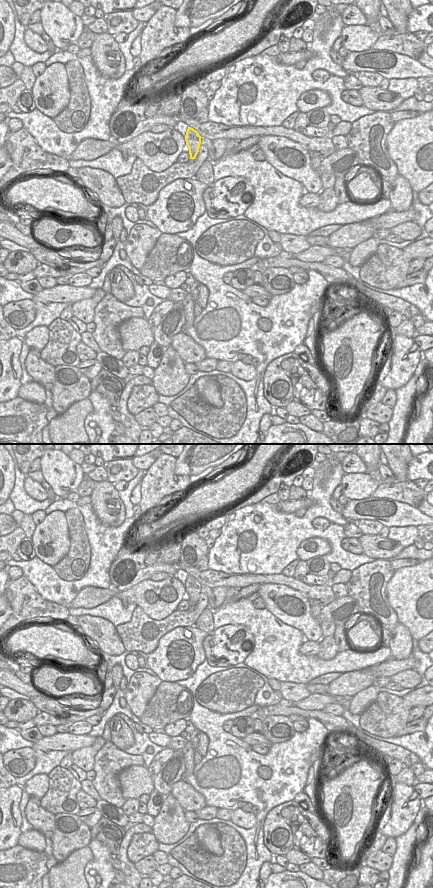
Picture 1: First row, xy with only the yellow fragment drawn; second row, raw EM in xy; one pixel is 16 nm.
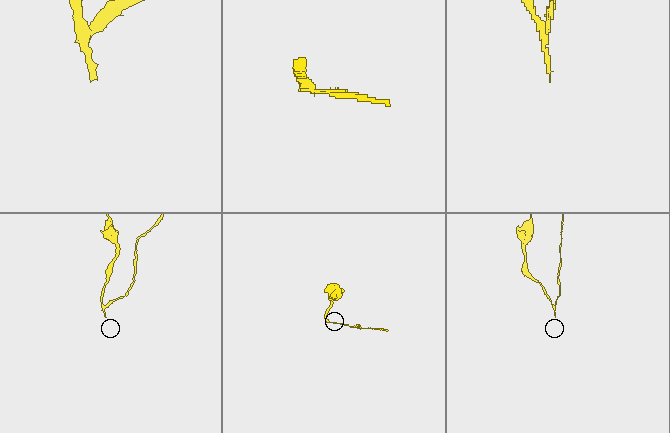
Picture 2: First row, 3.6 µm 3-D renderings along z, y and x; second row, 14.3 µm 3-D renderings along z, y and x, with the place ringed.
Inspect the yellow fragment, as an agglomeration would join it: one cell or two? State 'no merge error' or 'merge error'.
merge error

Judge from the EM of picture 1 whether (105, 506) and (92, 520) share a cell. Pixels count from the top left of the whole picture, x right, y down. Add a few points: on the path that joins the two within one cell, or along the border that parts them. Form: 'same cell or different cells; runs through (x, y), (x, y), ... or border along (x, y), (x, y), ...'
different cells; border along (90, 504), (94, 514), (103, 524), (117, 527)

